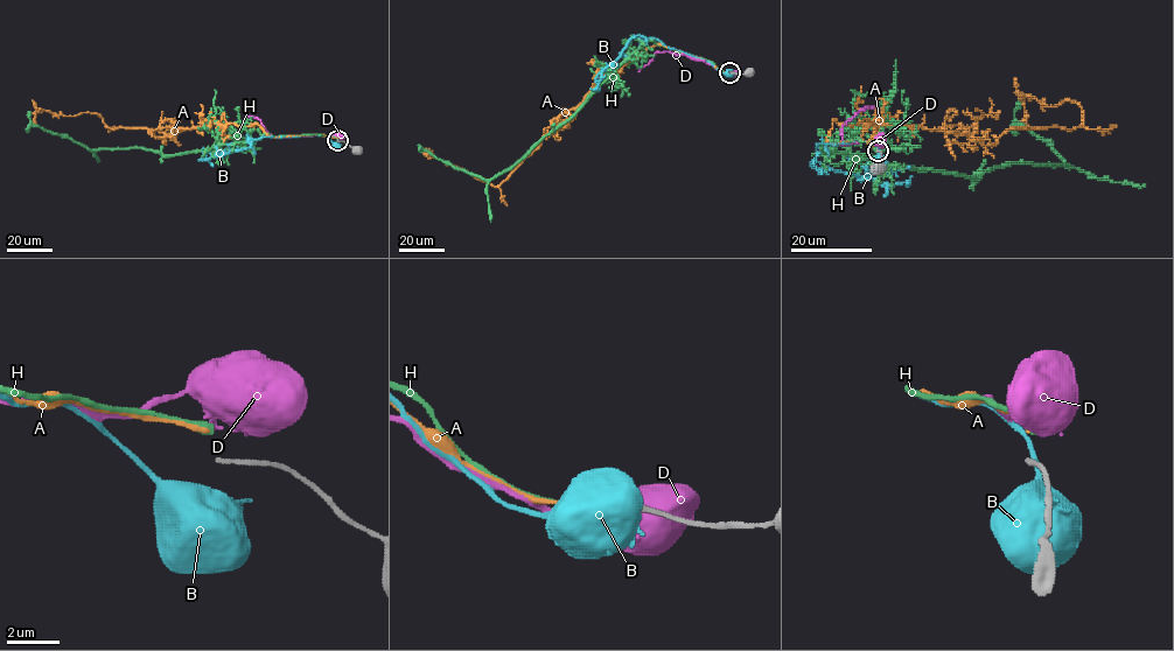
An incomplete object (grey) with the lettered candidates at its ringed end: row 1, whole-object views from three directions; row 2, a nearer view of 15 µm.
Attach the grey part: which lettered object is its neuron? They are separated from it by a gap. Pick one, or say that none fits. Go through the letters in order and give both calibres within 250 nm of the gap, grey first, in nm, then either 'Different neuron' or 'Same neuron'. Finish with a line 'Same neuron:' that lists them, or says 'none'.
A: Thickness 150 nm (grey) against 160 nm. Different neuron
B: Thickness 150 nm (grey) against 850 nm. Different neuron
D: Thickness 150 nm (grey) against 320 nm. Different neuron
H: Thickness 150 nm (grey) against 360 nm. Different neuron
Same neuron: none

